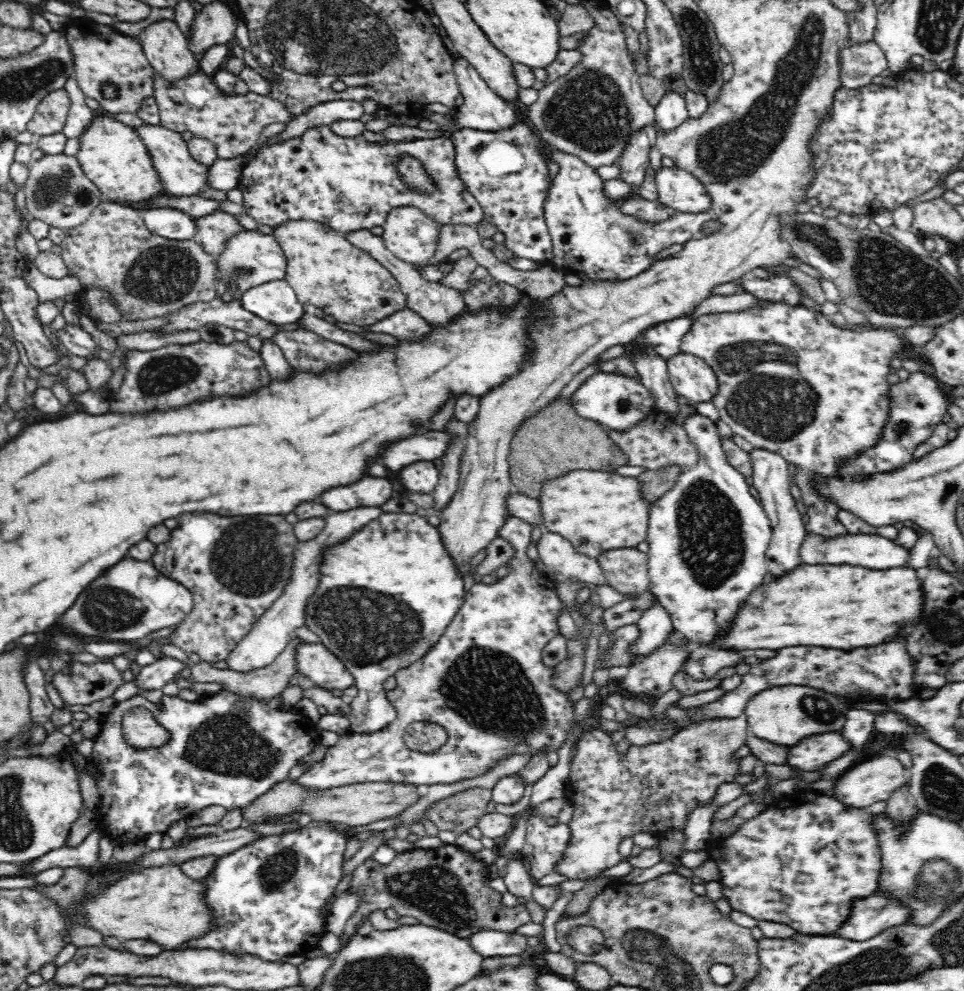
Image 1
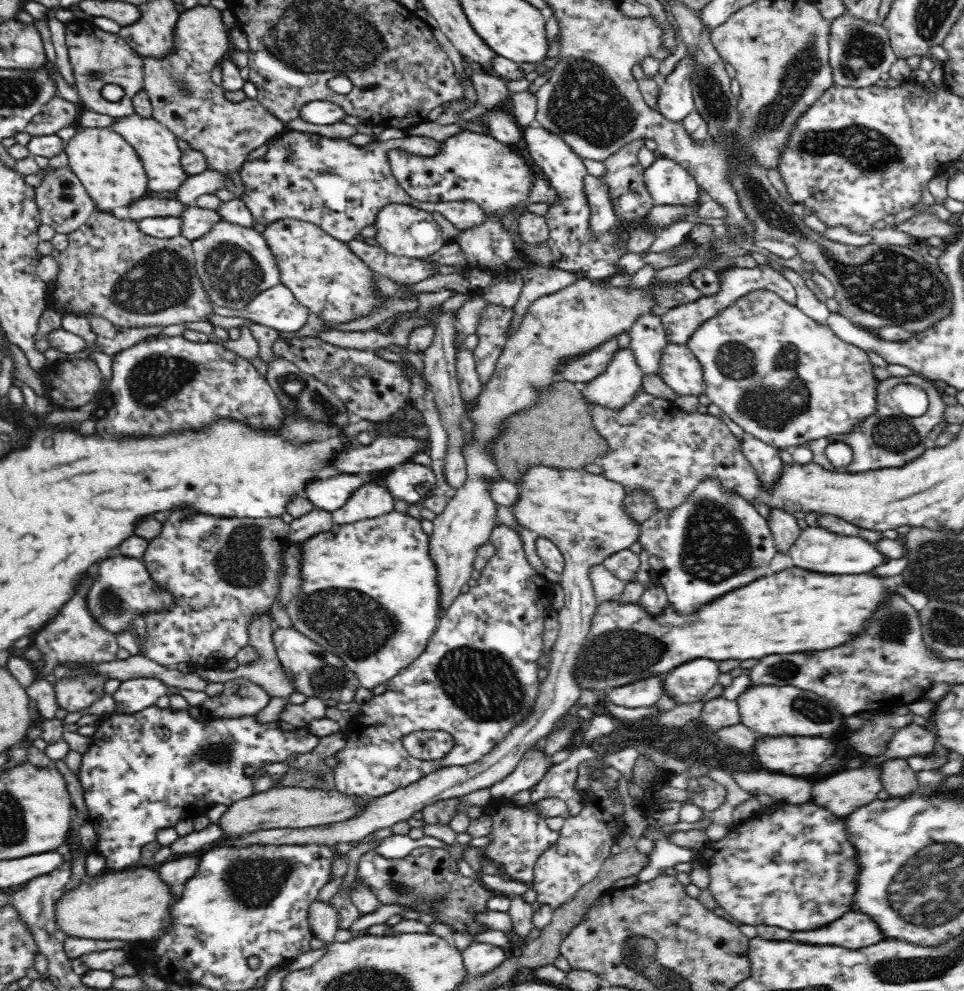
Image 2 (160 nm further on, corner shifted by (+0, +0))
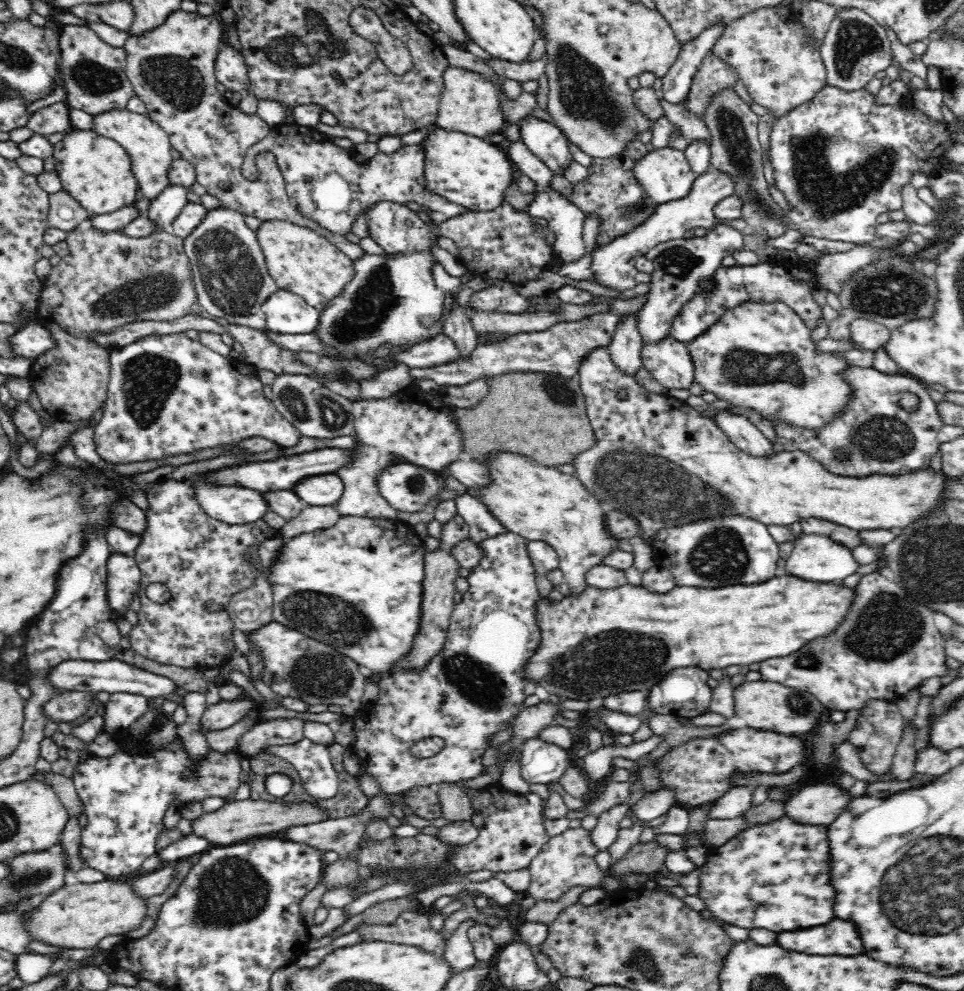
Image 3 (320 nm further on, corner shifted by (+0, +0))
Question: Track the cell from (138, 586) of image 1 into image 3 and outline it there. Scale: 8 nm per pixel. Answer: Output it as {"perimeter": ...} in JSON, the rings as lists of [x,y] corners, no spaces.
{"perimeter":[[[111,553],[107,564],[107,591],[111,610],[125,612],[132,594],[140,592],[141,572],[131,554]]]}

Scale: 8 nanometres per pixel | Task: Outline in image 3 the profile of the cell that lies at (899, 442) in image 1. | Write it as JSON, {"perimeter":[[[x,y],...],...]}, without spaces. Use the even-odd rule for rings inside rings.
{"perimeter":[[[849,366],[840,375],[844,377],[844,381],[850,387],[848,404],[834,416],[830,423],[820,429],[802,429],[802,427],[788,425],[786,421],[782,421],[782,418],[776,416],[774,421],[770,421],[776,433],[775,440],[772,441],[774,452],[802,451],[810,455],[812,459],[816,459],[816,462],[820,462],[829,473],[841,477],[864,478],[873,474],[905,475],[928,469],[932,456],[939,452],[941,442],[937,436],[944,424],[938,414],[936,402],[926,393],[926,385],[907,374],[892,375],[872,367]],[[904,393],[912,393],[918,397],[918,408],[905,410],[903,406],[897,404],[897,400]],[[842,449],[848,453],[846,460],[835,458],[835,451]]]}

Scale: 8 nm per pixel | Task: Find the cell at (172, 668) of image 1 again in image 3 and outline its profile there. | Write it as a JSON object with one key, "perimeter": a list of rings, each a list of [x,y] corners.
{"perimeter":[[[128,693],[110,694],[110,699],[104,706],[102,732],[117,734],[127,730],[147,711],[147,698]]]}

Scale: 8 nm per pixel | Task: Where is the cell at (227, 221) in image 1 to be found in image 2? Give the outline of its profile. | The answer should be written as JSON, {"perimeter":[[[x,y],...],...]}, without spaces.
{"perimeter":[[[185,206],[180,214],[182,226],[180,226],[180,235],[189,241],[196,240],[206,234],[212,226],[221,220],[218,212],[208,208],[194,206]]]}

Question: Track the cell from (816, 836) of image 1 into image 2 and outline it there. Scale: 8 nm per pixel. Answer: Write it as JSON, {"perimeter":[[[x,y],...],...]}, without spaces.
{"perimeter":[[[806,802],[804,804],[790,805],[774,814],[760,814],[759,816],[747,820],[746,822],[732,828],[731,832],[718,841],[709,841],[705,848],[701,851],[699,860],[704,863],[706,870],[710,877],[708,884],[708,890],[714,896],[718,911],[730,920],[739,921],[740,924],[747,924],[752,926],[776,926],[778,928],[784,928],[784,930],[792,930],[792,932],[804,932],[804,930],[816,930],[820,926],[826,926],[834,920],[838,920],[840,916],[844,916],[844,912],[848,912],[852,908],[852,898],[854,898],[854,880],[856,880],[856,850],[847,838],[847,826],[844,825],[846,817],[838,817],[831,814],[828,810],[813,804],[812,802]]]}

